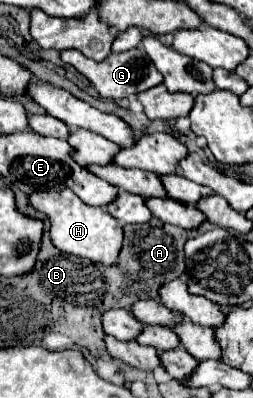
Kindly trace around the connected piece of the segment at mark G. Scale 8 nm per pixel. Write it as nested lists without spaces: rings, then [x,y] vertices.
[[[139,48],[121,52],[121,54],[109,54],[101,62],[95,62],[95,60],[83,56],[79,50],[63,50],[61,52],[61,60],[71,64],[71,66],[75,66],[101,92],[103,98],[113,98],[113,100],[127,98],[127,96],[133,96],[137,92],[145,92],[147,88],[153,88],[153,86],[161,84],[159,72],[153,68],[153,64],[145,56],[145,52],[139,50]]]

